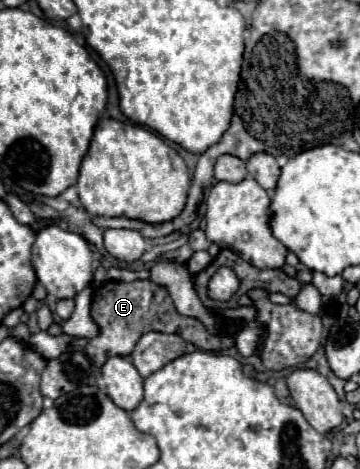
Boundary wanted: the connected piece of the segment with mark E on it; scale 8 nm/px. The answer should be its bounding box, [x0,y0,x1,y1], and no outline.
[85,280,233,368]

